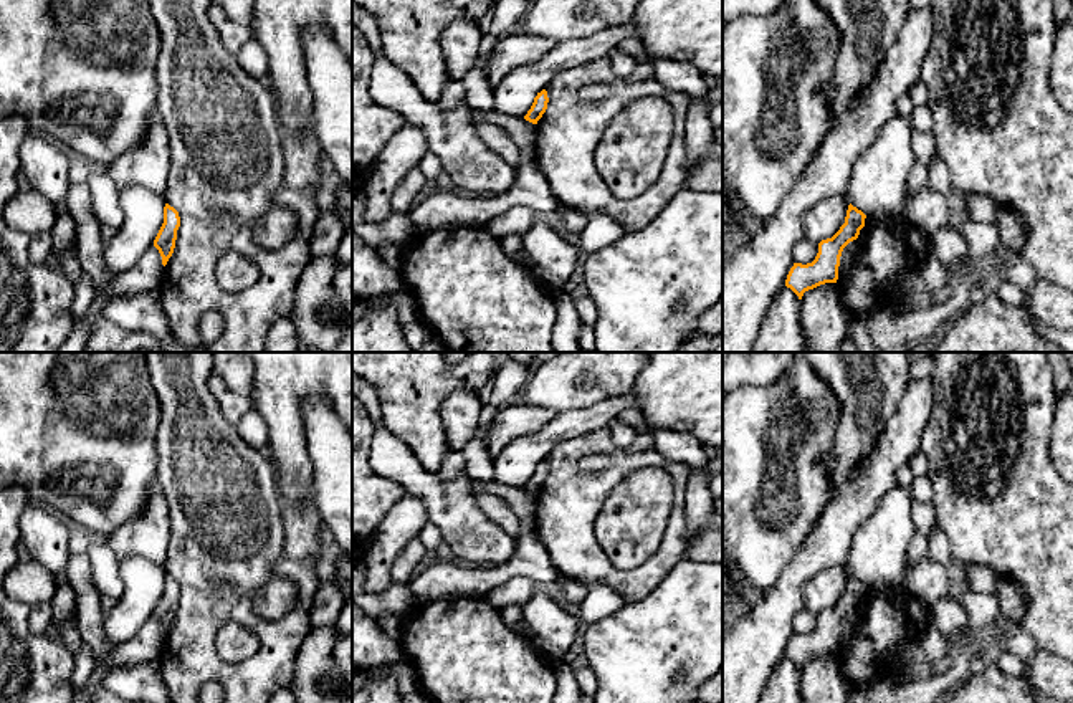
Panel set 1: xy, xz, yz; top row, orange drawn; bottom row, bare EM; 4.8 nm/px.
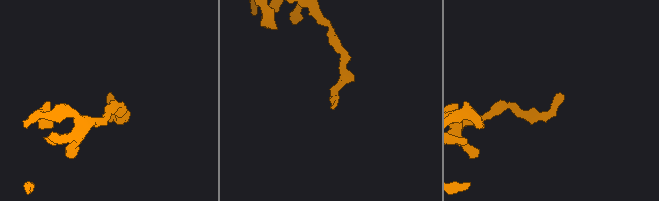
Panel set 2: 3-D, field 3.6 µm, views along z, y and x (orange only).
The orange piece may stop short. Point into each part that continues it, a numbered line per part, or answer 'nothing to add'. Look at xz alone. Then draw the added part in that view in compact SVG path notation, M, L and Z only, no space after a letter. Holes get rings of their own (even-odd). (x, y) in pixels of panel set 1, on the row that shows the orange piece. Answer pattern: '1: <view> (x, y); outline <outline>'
nothing to add

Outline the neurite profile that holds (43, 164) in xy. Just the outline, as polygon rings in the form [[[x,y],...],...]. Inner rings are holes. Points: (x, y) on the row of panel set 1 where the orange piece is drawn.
[[[28,132],[20,144],[18,159],[31,190],[56,207],[56,220],[50,230],[53,250],[45,265],[60,270],[66,251],[78,253],[78,228],[69,213],[68,154],[51,141]]]

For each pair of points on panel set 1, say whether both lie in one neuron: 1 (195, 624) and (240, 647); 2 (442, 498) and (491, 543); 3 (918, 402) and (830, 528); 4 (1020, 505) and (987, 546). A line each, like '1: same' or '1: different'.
1: different
2: same
3: same
4: same

